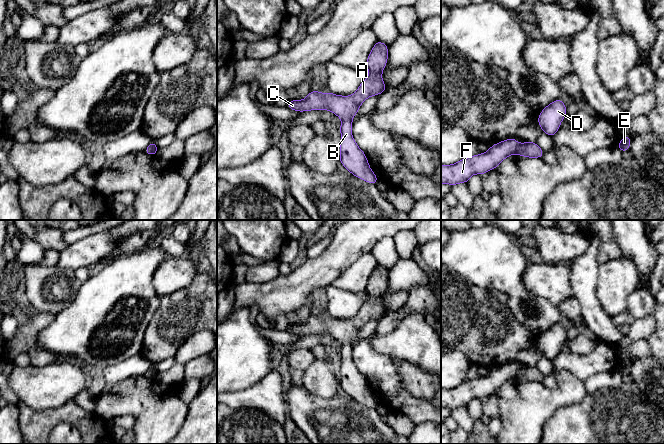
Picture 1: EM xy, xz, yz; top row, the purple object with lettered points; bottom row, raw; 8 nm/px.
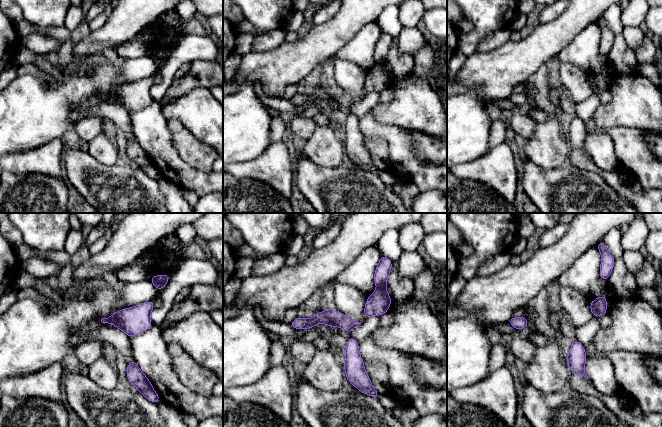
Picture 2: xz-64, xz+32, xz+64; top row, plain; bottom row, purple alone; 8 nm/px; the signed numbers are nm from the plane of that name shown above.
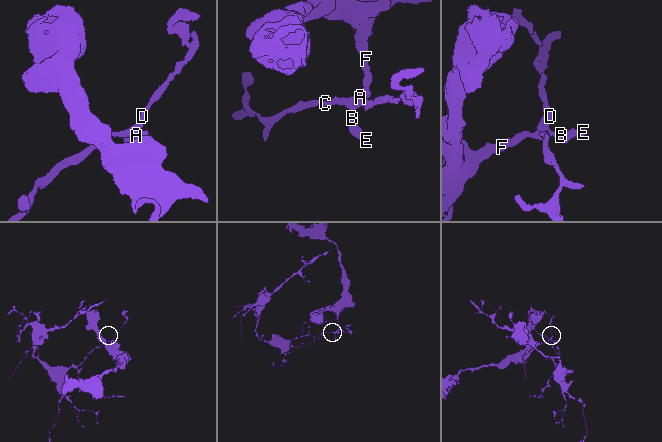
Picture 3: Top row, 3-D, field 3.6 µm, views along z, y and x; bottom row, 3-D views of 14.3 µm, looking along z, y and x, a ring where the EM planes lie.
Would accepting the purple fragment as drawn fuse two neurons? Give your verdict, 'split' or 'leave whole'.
split

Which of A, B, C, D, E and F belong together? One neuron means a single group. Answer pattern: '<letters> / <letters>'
A B C D E / F

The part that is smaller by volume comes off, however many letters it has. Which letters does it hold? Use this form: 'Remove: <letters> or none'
Remove: A, B, C, D, E

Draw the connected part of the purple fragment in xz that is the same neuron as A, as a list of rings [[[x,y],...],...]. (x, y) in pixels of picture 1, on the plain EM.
[[[370,297],[353,319],[342,320],[313,314],[304,324],[290,324],[286,331],[298,336],[329,334],[337,339],[342,345],[339,353],[341,357],[340,386],[355,401],[375,409],[378,402],[371,394],[365,377],[352,361],[352,343],[367,322],[382,318],[386,312],[381,297]]]

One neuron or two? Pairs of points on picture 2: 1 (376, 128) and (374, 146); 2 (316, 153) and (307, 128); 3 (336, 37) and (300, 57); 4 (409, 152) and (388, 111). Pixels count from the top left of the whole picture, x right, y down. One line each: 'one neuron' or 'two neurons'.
1: two neurons
2: two neurons
3: one neuron
4: two neurons

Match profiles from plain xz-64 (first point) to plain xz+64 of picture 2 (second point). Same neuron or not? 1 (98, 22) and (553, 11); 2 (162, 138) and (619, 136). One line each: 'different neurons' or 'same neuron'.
1: same neuron
2: same neuron

